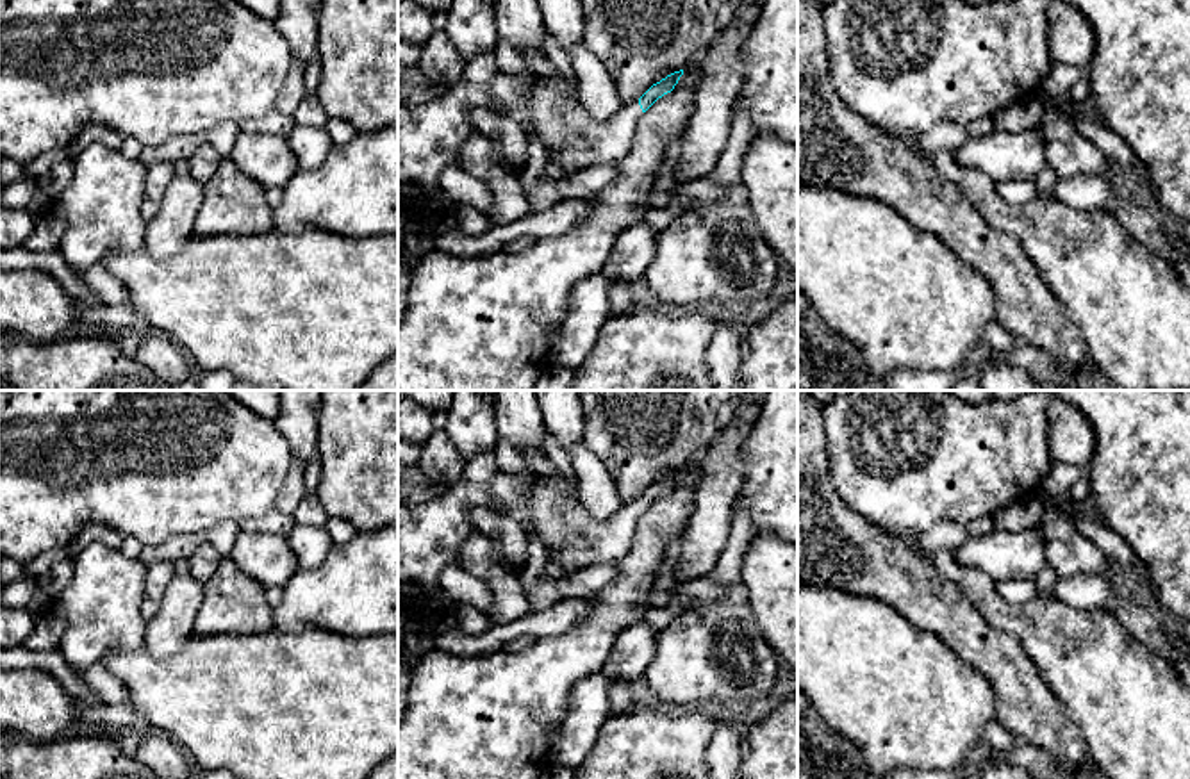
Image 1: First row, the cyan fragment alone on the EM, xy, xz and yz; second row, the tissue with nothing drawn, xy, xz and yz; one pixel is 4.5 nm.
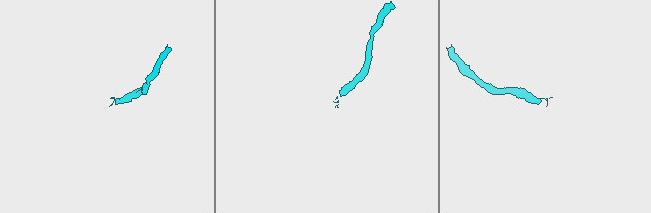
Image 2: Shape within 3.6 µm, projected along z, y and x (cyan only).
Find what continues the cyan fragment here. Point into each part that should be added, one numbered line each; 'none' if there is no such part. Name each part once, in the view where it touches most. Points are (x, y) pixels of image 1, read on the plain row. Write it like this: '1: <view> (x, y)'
1: xz (607, 542)

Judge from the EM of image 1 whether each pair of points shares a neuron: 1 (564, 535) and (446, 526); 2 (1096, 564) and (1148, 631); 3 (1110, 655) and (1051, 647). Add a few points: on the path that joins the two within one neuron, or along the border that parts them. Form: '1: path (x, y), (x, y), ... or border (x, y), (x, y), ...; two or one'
1: path (534, 508), (514, 498), (473, 498); one
2: border (1067, 576), (1099, 574), (1112, 583); two
3: path (1096, 655), (1082, 655), (1066, 647); one

